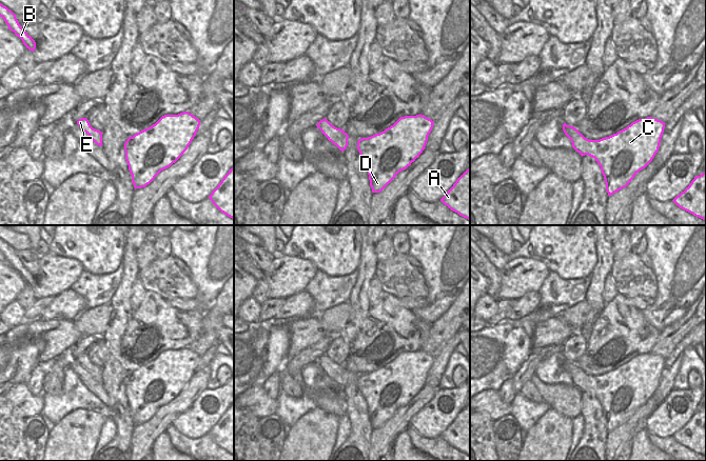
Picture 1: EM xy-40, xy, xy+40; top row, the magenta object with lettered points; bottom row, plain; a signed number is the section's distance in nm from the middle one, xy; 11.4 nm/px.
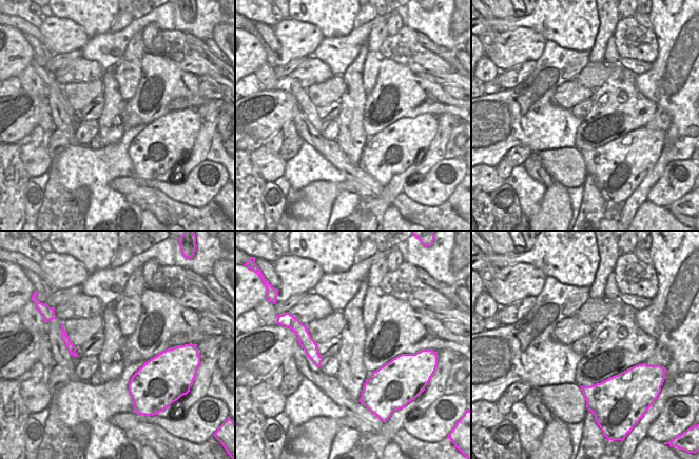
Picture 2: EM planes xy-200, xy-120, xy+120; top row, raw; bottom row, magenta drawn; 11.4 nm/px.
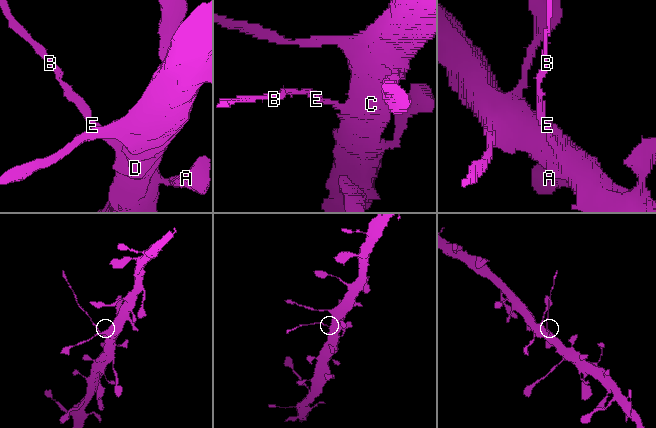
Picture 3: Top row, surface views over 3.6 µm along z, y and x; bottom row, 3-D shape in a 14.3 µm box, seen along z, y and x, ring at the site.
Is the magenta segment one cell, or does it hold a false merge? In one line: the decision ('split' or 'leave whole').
split

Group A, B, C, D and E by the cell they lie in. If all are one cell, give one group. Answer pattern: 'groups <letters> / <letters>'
groups A C D / B E

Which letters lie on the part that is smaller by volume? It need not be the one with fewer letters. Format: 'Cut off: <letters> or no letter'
Cut off: B, E

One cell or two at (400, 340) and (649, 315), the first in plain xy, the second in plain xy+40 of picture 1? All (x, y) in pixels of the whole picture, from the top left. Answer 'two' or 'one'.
two

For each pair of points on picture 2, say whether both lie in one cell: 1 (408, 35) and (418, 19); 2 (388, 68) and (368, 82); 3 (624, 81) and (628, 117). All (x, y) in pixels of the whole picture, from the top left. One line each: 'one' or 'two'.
1: two
2: two
3: one

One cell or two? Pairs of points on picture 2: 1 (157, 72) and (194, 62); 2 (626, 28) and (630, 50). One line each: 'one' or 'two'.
1: two
2: one

